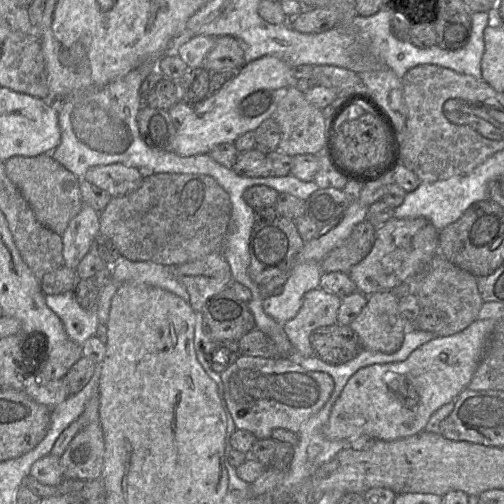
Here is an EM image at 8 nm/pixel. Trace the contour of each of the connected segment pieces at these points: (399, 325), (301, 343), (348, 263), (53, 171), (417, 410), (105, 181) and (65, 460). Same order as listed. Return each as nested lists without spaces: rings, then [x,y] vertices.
[[[395,291],[369,295],[366,306],[349,325],[360,337],[364,349],[384,353],[398,351],[409,328],[399,311]]]
[[[321,287],[312,289],[304,294],[302,306],[296,316],[283,323],[283,330],[299,358],[314,355],[310,344],[310,335],[314,329],[338,323],[341,299]]]
[[[367,219],[358,223],[348,238],[322,259],[322,272],[348,273],[370,252],[375,241],[376,229]]]
[[[49,154],[38,156],[13,156],[4,161],[5,171],[32,208],[36,219],[59,235],[66,230],[70,220],[80,211],[83,201],[80,180]]]
[[[477,319],[471,323],[464,330],[450,335],[450,336],[436,336],[434,339],[428,341],[427,343],[421,345],[416,350],[414,350],[410,356],[401,362],[387,363],[387,364],[374,364],[364,368],[359,369],[347,382],[343,388],[340,396],[336,400],[332,407],[328,421],[322,428],[322,432],[326,438],[330,440],[343,440],[346,442],[352,442],[354,439],[367,435],[375,440],[383,441],[394,441],[401,438],[409,437],[423,431],[428,423],[430,417],[443,405],[455,401],[457,396],[462,390],[468,387],[488,345],[489,338],[499,320],[495,319]]]
[[[114,163],[89,168],[83,179],[105,190],[112,197],[121,197],[137,190],[143,178],[137,168]]]
[[[100,422],[83,427],[60,458],[64,478],[100,479],[104,465],[105,442]]]

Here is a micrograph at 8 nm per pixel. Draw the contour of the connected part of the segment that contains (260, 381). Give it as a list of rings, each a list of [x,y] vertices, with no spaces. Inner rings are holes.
[[[240,355],[220,375],[224,400],[236,428],[251,432],[257,439],[271,438],[272,431],[278,428],[287,429],[294,433],[299,432],[302,424],[324,406],[334,390],[334,381],[330,375],[307,370],[301,366],[297,359]]]

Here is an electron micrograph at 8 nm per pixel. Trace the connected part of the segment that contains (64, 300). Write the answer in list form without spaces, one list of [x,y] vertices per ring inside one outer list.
[[[73,291],[45,295],[45,302],[62,321],[65,332],[70,340],[82,346],[89,337],[95,335],[99,324],[97,311],[82,308],[77,302]]]

